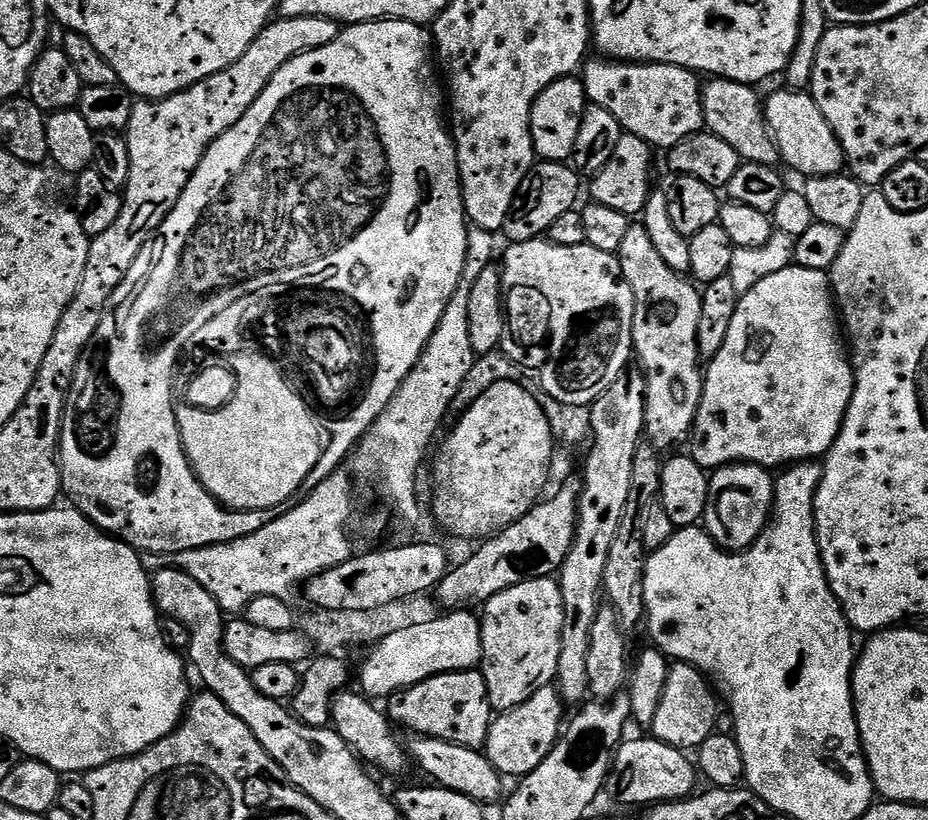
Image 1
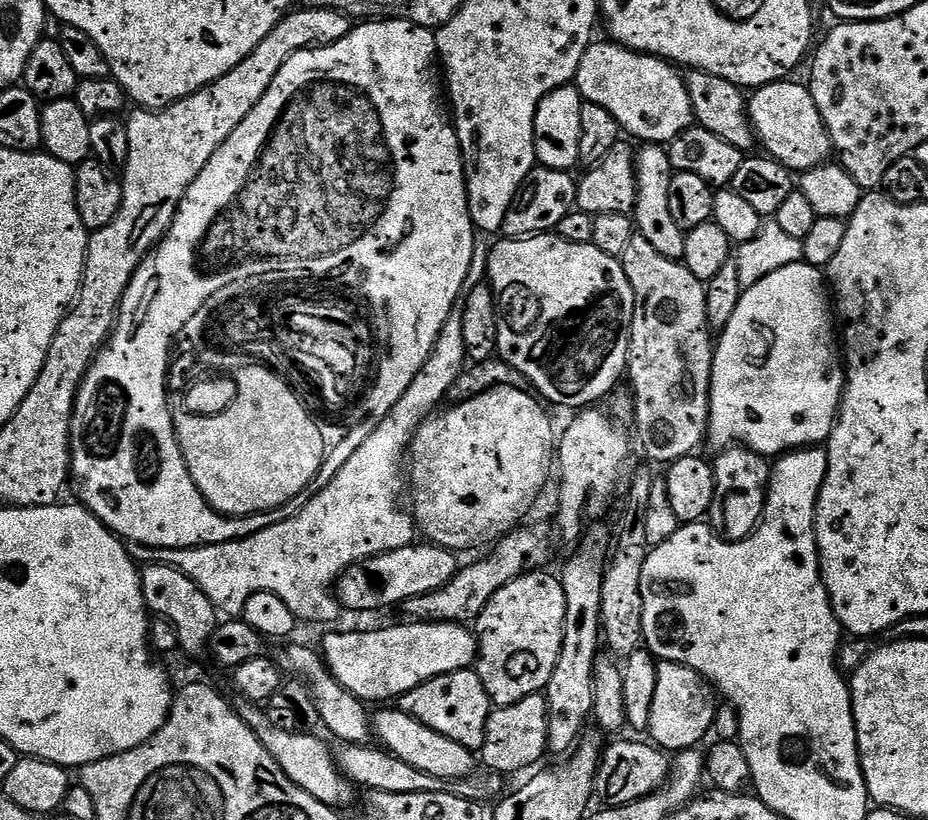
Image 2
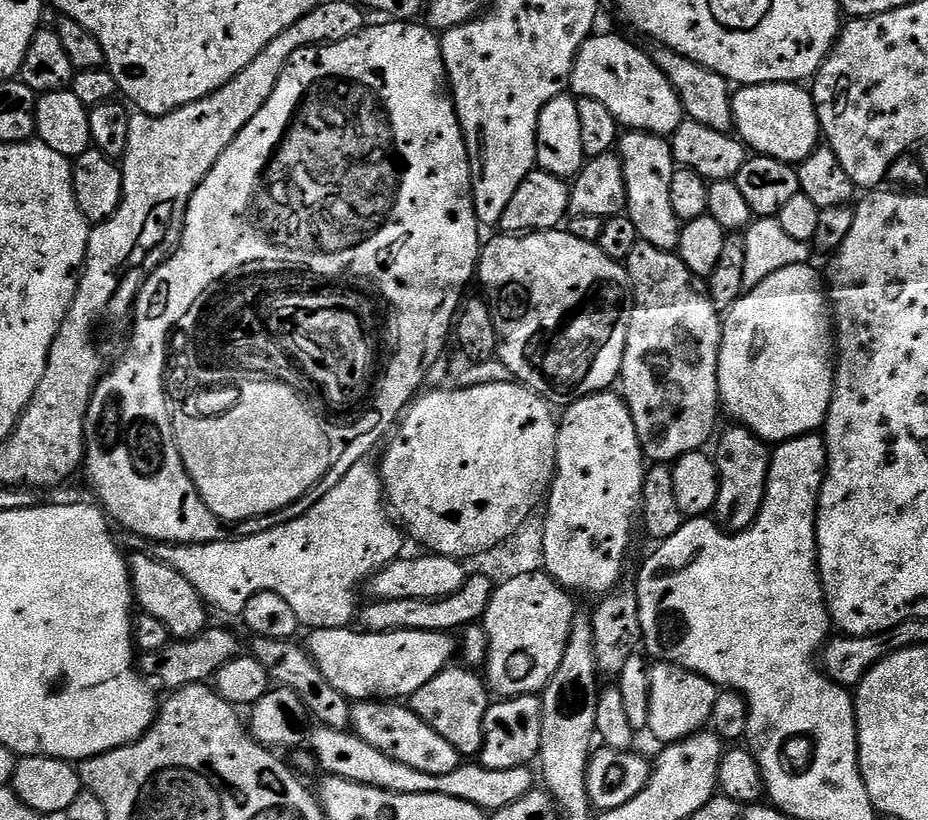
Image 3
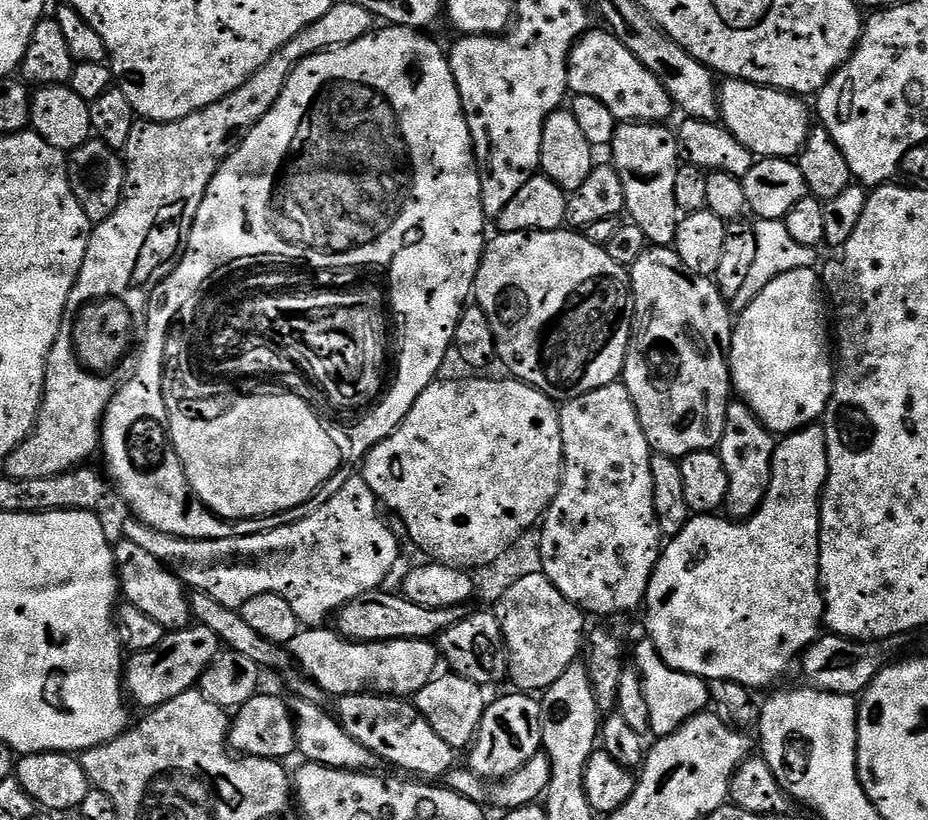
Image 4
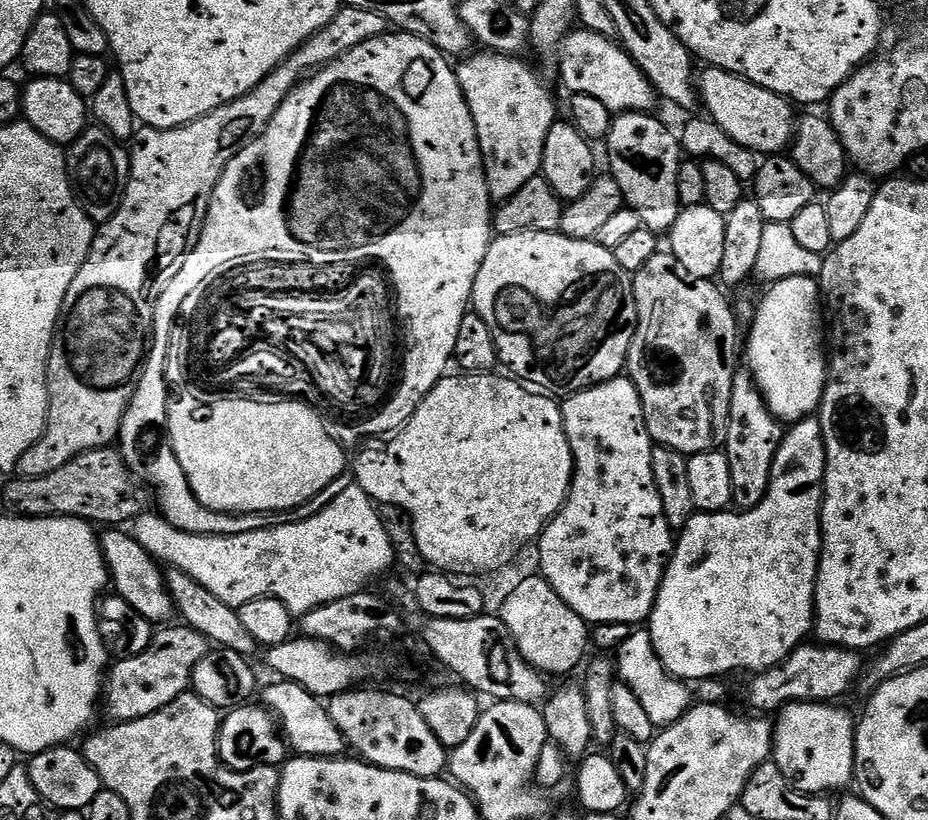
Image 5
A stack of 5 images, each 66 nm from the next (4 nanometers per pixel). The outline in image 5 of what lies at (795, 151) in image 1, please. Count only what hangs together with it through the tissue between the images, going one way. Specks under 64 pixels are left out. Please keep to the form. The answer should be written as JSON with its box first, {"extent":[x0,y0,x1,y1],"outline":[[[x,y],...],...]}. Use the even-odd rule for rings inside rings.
{"extent":[698,66,798,154],"outline":[[[708,66],[703,70],[705,72],[698,76],[699,103],[702,108],[704,104],[708,111],[705,113],[722,126],[734,142],[757,154],[780,154],[791,145],[798,120],[795,115],[792,117],[793,105],[785,97],[721,68]]]}

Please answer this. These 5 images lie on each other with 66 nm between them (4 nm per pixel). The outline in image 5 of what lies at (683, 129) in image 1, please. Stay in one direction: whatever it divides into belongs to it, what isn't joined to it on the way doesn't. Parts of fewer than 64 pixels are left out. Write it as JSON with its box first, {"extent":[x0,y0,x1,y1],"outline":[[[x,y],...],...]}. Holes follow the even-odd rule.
{"extent":[563,30,658,114],"outline":[[[587,30],[569,31],[563,38],[564,50],[564,84],[569,93],[590,94],[590,98],[598,98],[602,106],[606,106],[614,114],[621,112],[651,113],[658,97],[654,86],[646,78],[646,74],[631,60],[623,47],[615,39],[594,34]]]}

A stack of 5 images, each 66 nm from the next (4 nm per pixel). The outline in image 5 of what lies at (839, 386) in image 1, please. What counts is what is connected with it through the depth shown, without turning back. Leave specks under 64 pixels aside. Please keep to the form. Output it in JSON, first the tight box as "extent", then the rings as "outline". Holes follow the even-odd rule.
{"extent":[747,276,828,422],"outline":[[[811,276],[788,277],[768,288],[752,329],[748,332],[747,371],[752,373],[752,381],[762,394],[766,406],[781,422],[807,420],[819,409],[824,397],[824,385],[828,383],[828,360],[826,352],[820,349],[820,316],[822,320],[822,297],[820,285]]]}

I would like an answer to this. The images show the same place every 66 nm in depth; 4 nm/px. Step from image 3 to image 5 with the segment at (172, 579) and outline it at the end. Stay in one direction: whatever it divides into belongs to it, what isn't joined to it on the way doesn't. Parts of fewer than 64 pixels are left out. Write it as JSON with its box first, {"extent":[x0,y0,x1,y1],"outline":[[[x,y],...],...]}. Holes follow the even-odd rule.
{"extent":[100,530,174,626],"outline":[[[108,530],[100,536],[100,549],[104,552],[104,561],[108,567],[111,587],[115,595],[121,596],[142,618],[146,618],[153,626],[164,626],[173,619],[174,609],[168,593],[168,581],[161,565],[134,538],[124,530]]]}

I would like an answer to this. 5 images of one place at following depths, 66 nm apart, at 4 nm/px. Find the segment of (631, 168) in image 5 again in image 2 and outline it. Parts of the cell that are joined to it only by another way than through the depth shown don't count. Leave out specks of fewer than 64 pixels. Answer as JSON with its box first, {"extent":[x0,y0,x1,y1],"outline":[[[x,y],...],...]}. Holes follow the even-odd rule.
{"extent":[634,144,686,261],"outline":[[[644,144],[636,152],[636,185],[638,194],[636,195],[636,211],[634,213],[635,231],[658,254],[662,254],[671,260],[683,261],[686,242],[684,241],[686,233],[674,222],[670,215],[670,182],[673,178],[672,163],[668,157],[667,147],[658,144]]]}

